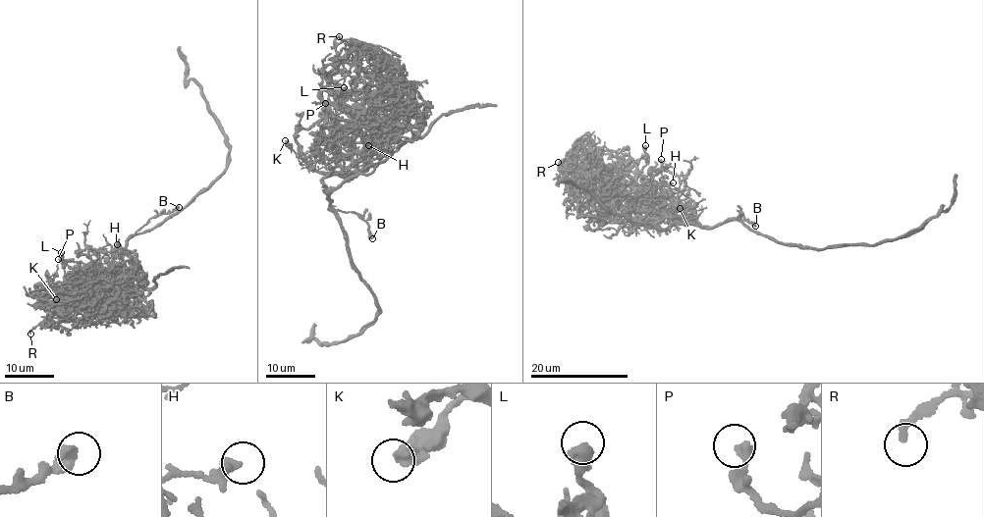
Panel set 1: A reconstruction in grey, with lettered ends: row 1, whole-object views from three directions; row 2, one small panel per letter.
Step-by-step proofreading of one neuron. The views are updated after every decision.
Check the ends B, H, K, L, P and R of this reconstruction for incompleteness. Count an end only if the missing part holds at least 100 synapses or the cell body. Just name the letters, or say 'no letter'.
no letter

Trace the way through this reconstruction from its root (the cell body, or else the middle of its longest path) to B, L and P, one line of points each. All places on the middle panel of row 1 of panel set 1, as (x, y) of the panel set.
B: (348, 239), (338, 214), (339, 209), (355, 213), (366, 223), (372, 238)
L: (348, 239), (329, 198), (330, 190), (345, 180), (345, 171), (351, 159), (355, 124), (335, 101), (344, 87)
P: (348, 239), (329, 198), (351, 164), (351, 121), (344, 111), (328, 112), (325, 103)

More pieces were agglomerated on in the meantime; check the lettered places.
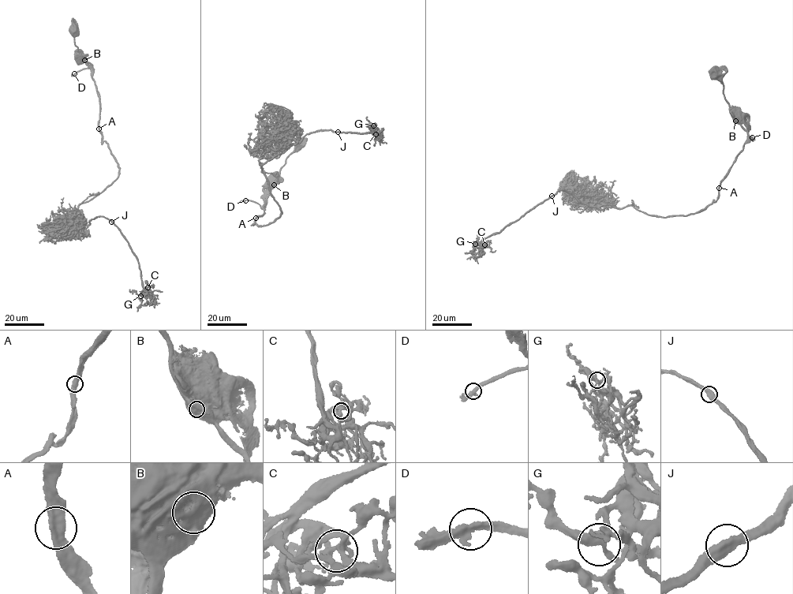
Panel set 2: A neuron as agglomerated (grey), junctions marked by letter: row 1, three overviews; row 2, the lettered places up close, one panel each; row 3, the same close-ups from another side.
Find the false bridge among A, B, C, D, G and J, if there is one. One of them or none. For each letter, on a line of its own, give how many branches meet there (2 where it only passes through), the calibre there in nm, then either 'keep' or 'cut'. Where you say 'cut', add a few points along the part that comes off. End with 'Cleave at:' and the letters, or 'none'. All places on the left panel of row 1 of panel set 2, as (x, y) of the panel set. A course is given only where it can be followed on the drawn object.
A: branches 2; calibre 480 nm; keep
B: branches 3; calibre 600 nm; cut; course (84, 61), (74, 44), (74, 24)
C: branches 4; calibre 320 nm; keep
D: branches 2; calibre 400 nm; keep
G: branches 3; calibre 320 nm; keep
J: branches 2; calibre 500 nm; keep
Cleave at: B

